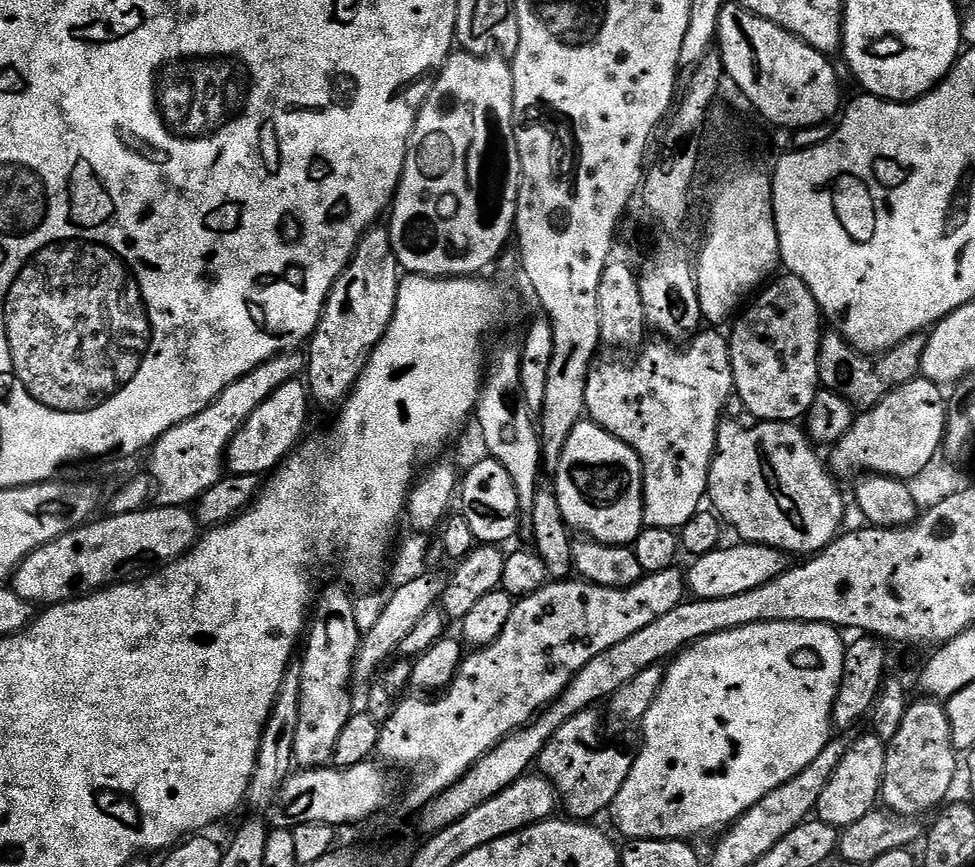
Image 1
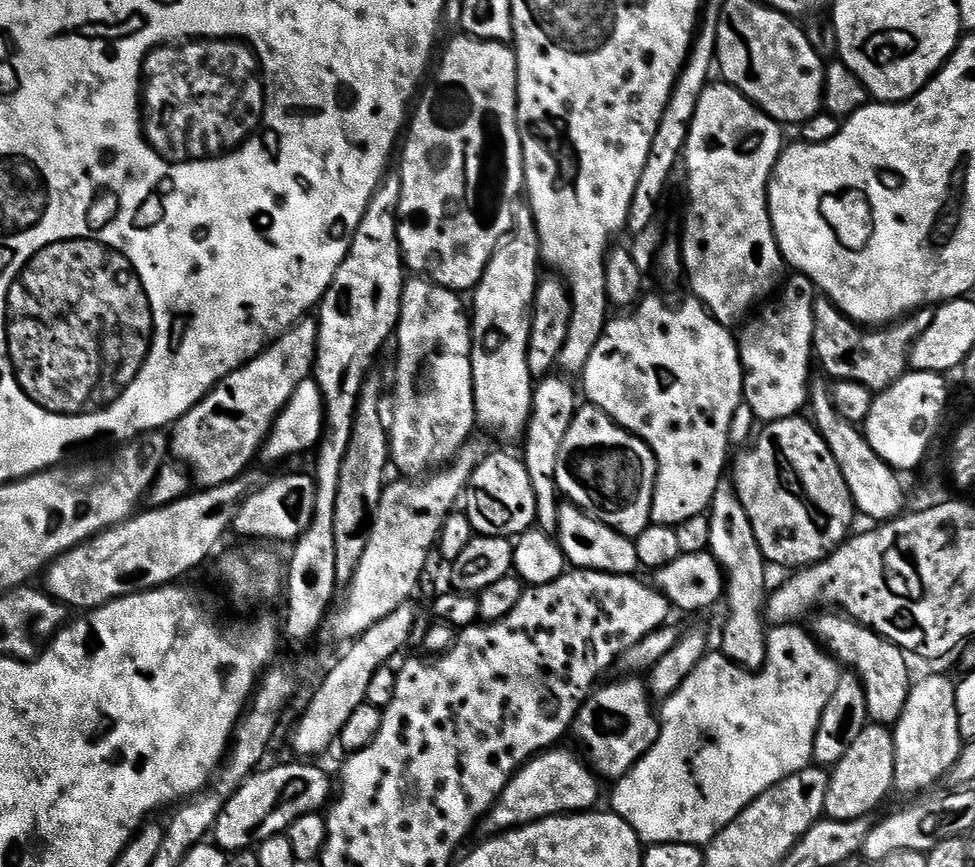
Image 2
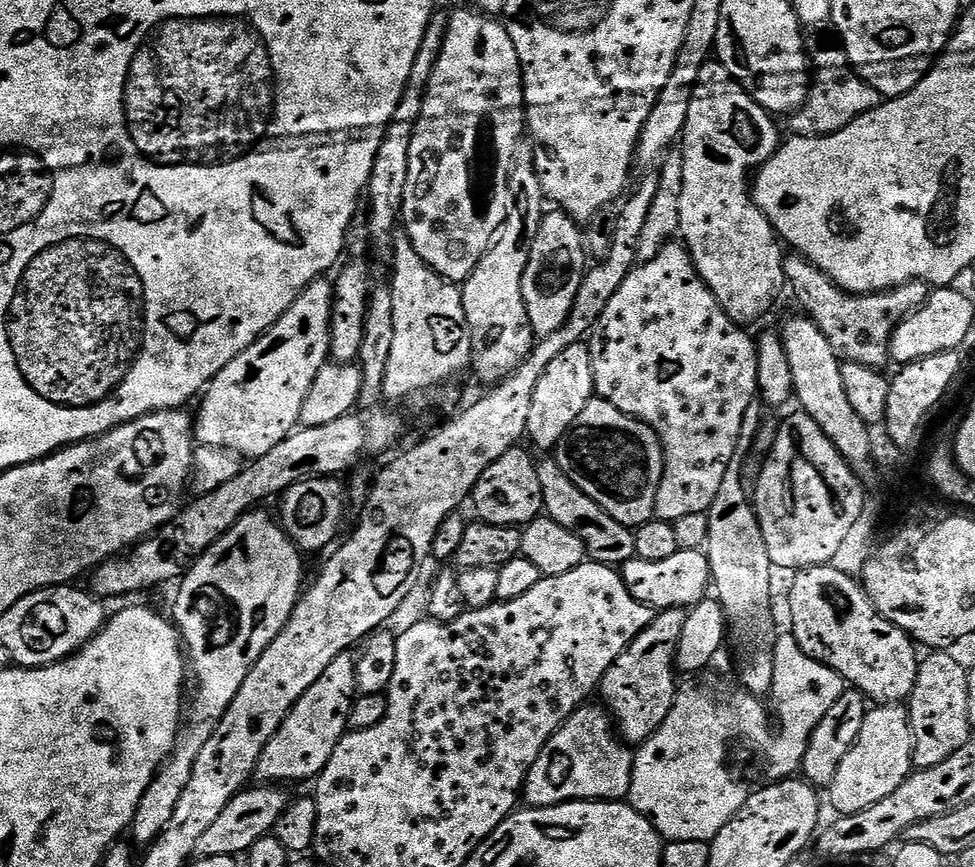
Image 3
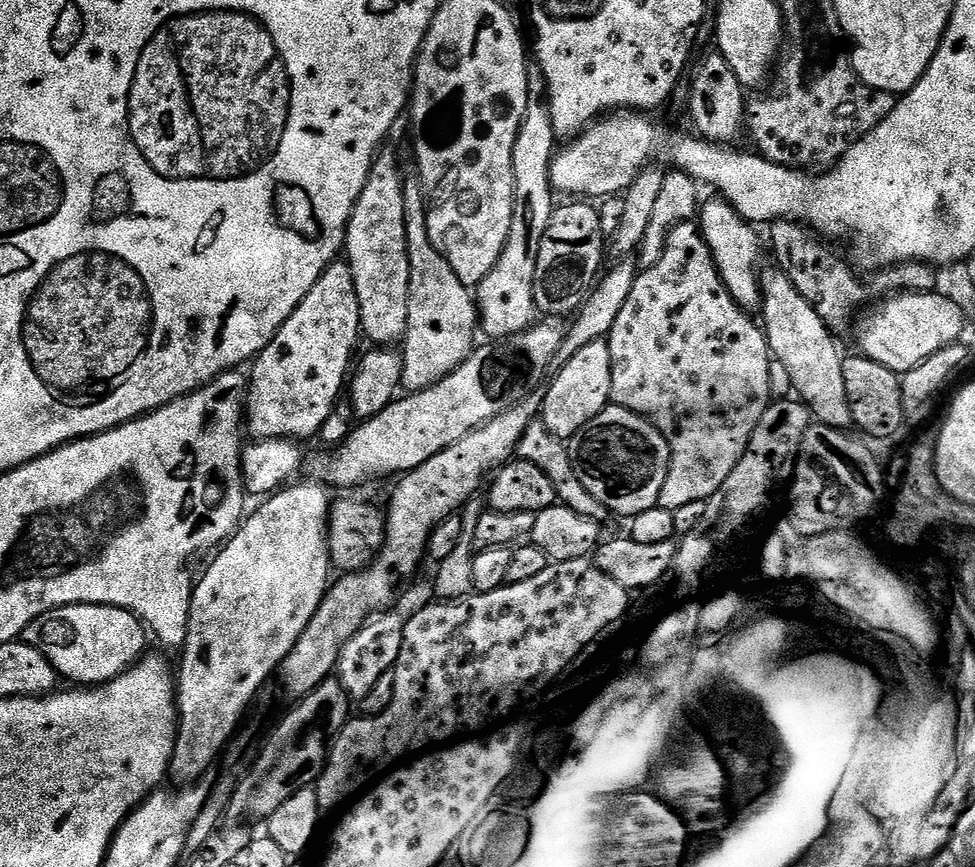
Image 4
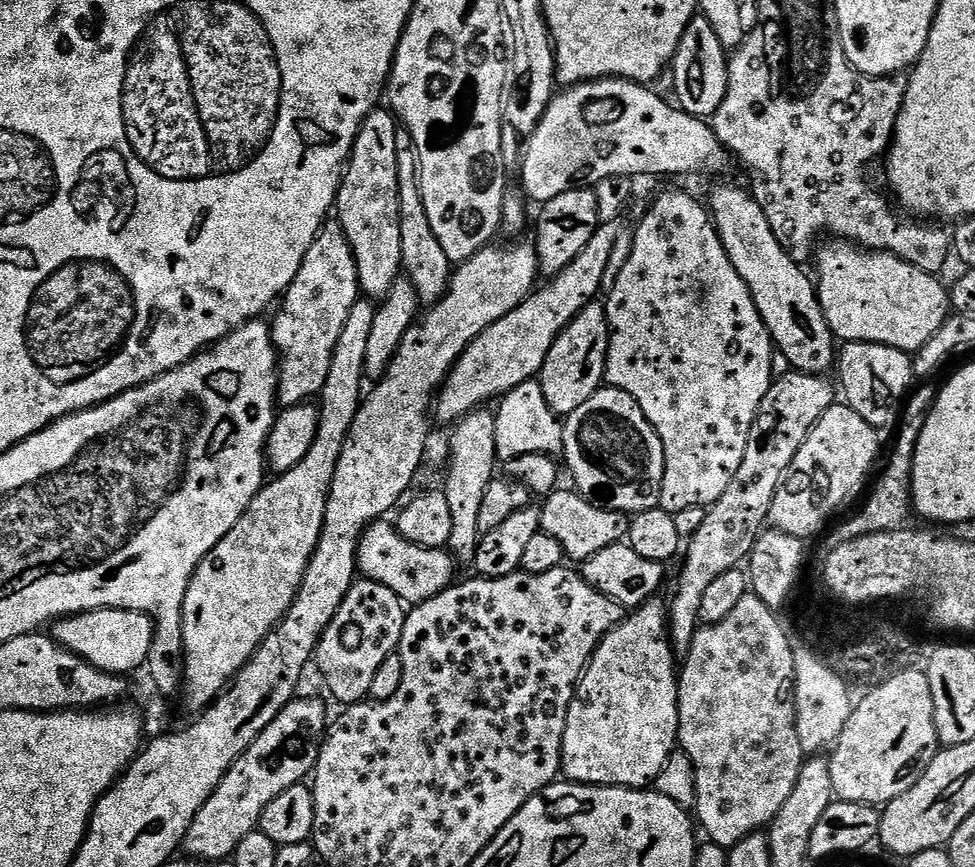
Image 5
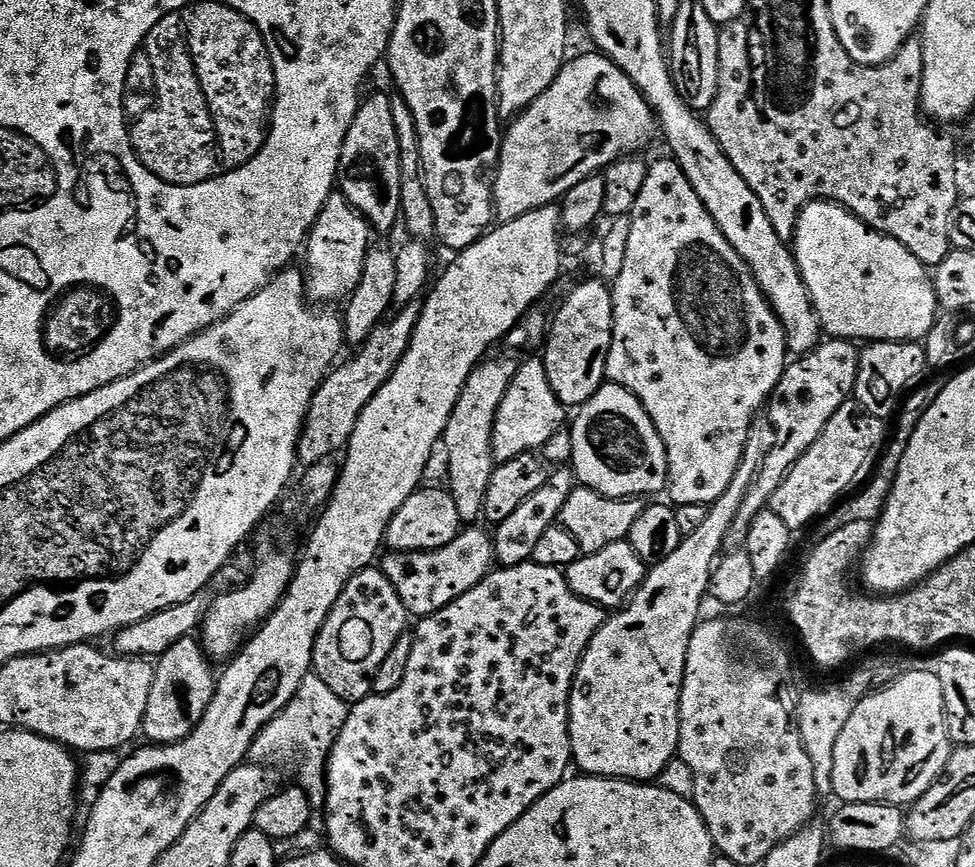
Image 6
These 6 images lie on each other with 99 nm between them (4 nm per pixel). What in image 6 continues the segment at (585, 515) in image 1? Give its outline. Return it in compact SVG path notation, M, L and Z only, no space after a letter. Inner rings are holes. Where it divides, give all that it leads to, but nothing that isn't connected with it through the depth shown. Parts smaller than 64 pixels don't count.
M606 382L575 413L576 421L570 424L572 433L572 459L570 467L579 483L606 498L652 498L655 492L663 493L668 487L668 459L662 438L654 422L646 414L642 402L633 392L617 384Z

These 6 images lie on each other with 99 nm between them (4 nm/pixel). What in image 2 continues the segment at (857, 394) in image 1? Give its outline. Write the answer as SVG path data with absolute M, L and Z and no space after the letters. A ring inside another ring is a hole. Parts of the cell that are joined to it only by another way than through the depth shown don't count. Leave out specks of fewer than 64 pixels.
M827 298L816 299L812 303L812 309L814 310L812 347L819 367L821 364L825 372L832 376L833 381L858 382L858 386L866 386L874 394L885 392L910 371L912 347L923 332L930 330L930 322L934 322L936 317L935 307L919 308L917 312L908 313L903 320L873 330L871 327L857 324Z

